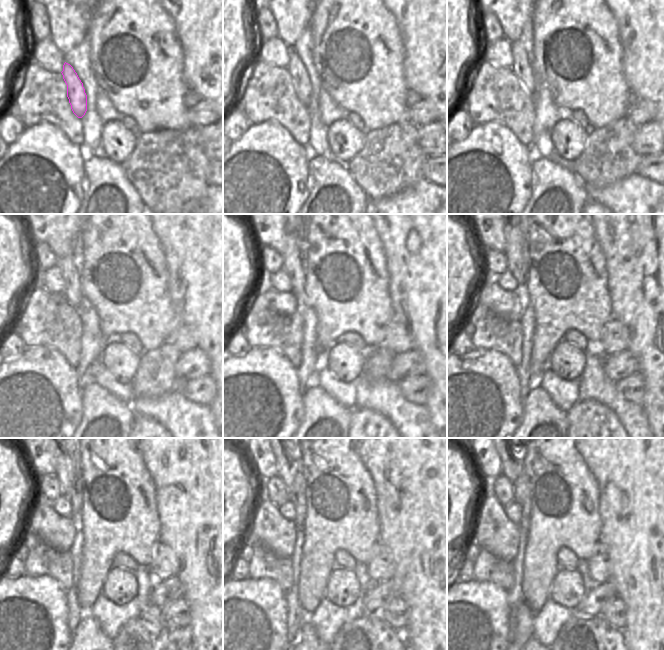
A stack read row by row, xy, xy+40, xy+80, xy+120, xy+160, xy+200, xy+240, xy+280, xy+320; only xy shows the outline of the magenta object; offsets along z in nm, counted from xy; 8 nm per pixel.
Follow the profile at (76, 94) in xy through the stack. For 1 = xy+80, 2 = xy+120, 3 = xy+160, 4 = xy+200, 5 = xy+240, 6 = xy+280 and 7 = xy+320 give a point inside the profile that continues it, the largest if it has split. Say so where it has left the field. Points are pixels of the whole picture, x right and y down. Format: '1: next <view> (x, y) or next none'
1: next xy+80 (521, 67)
2: next xy+120 (73, 294)
3: next xy+160 (292, 265)
4: next xy+200 (515, 261)
5: next xy+240 (64, 465)
6: next xy+280 (288, 467)
7: next xy+320 (511, 461)

